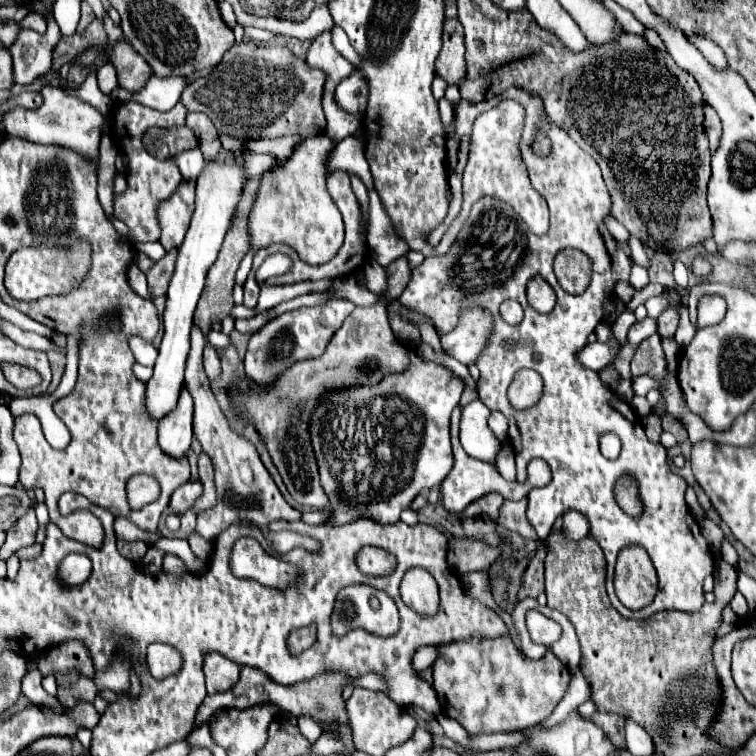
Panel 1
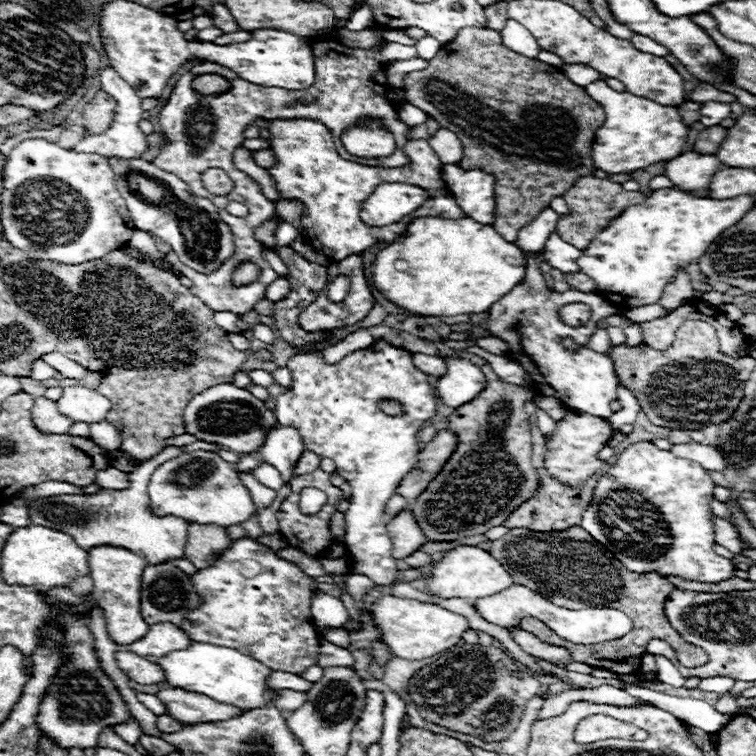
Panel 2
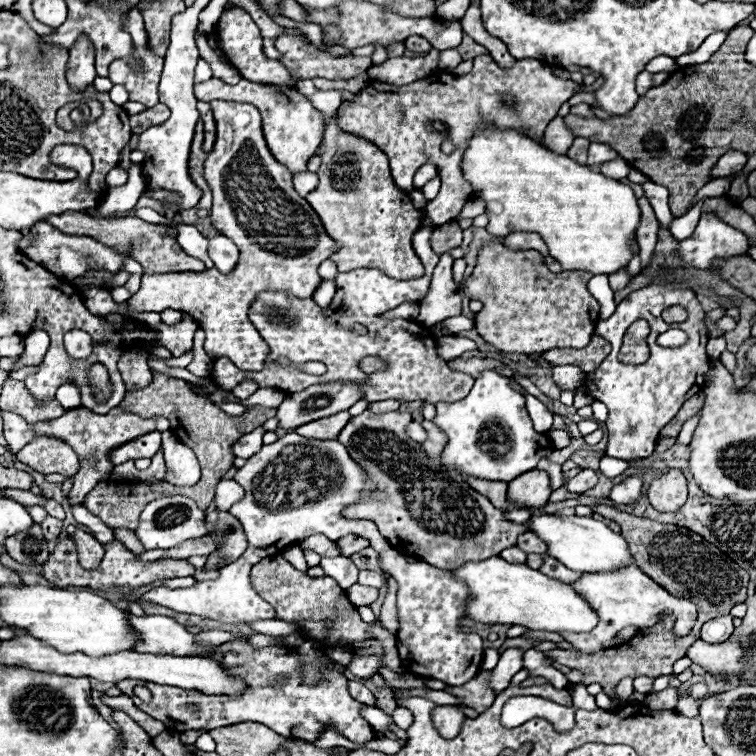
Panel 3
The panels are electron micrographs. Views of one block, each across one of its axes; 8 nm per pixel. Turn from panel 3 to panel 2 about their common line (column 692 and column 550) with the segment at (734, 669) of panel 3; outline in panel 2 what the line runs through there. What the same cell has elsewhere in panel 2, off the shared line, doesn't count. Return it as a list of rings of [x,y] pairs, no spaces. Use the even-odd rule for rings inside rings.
[[[514,632],[512,634],[514,642],[530,656],[534,658],[540,658],[540,660],[546,660],[546,662],[560,662],[560,664],[570,664],[574,662],[570,650],[562,648],[562,646],[552,646],[548,642],[542,642],[538,636],[530,634],[530,632]]]

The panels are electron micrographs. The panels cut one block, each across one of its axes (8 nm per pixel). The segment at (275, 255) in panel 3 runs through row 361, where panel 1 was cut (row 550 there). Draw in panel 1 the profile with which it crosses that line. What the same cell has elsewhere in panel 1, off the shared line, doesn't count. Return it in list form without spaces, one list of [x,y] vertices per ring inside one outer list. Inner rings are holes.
[[[242,536],[230,552],[230,570],[238,578],[252,578],[270,588],[286,588],[300,570],[268,554],[252,536]]]

